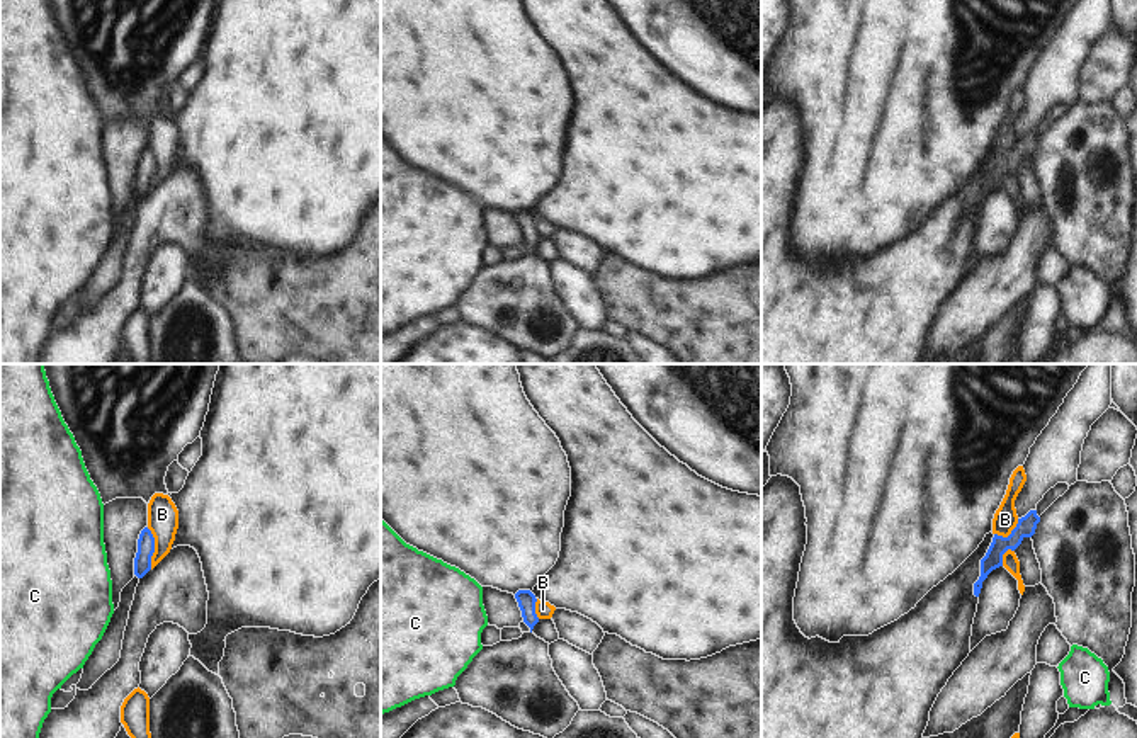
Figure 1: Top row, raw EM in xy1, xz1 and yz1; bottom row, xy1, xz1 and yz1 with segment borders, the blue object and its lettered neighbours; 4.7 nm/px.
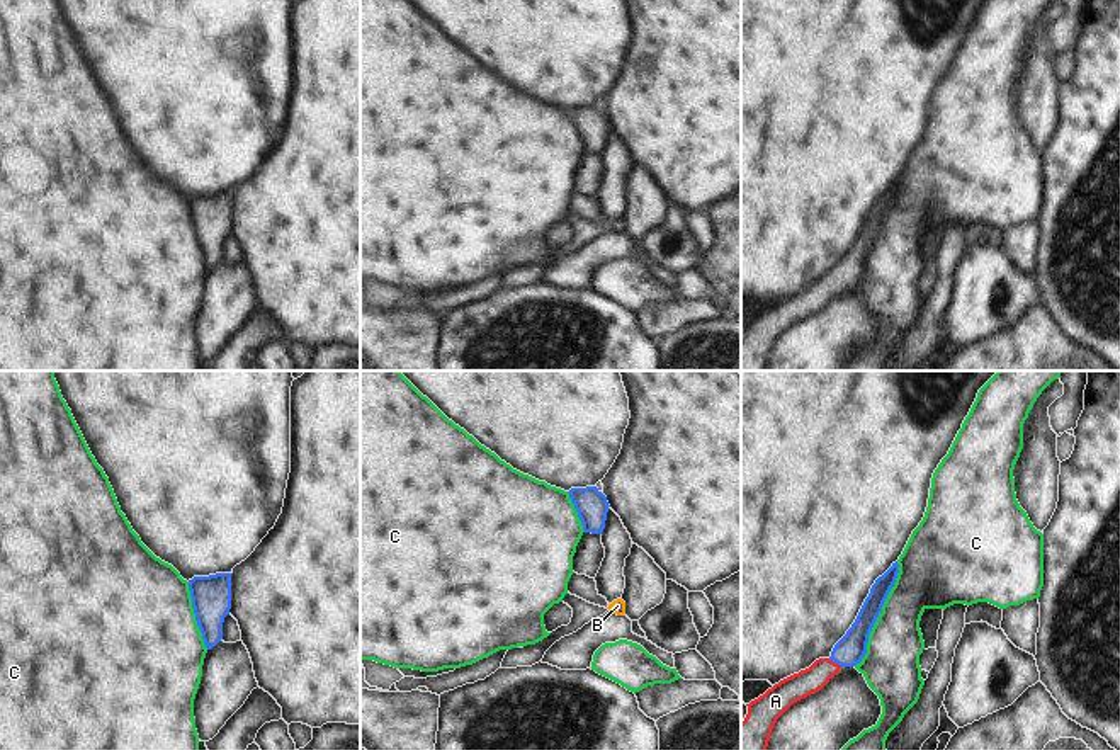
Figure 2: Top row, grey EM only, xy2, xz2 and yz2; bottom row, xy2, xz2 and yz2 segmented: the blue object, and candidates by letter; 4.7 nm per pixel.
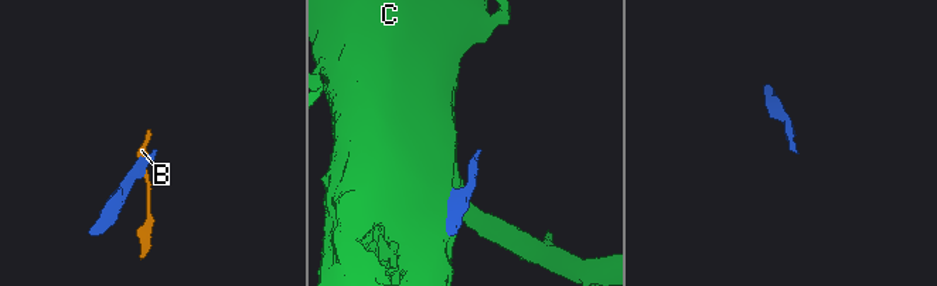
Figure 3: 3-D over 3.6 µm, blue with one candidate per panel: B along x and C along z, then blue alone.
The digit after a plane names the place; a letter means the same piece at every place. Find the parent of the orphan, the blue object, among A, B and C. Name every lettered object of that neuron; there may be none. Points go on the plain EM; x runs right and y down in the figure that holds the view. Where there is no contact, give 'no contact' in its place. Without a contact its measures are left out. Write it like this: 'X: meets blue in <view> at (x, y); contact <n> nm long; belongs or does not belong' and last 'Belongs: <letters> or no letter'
A: meets blue in yz2 at (835, 281); contact 80 nm long; belongs
B: meets blue in xy1 at (153, 167); contact 200 nm long; does not belong
C: meets blue in yz2 at (879, 232); contact 550 nm long; does not belong
Belongs: A

